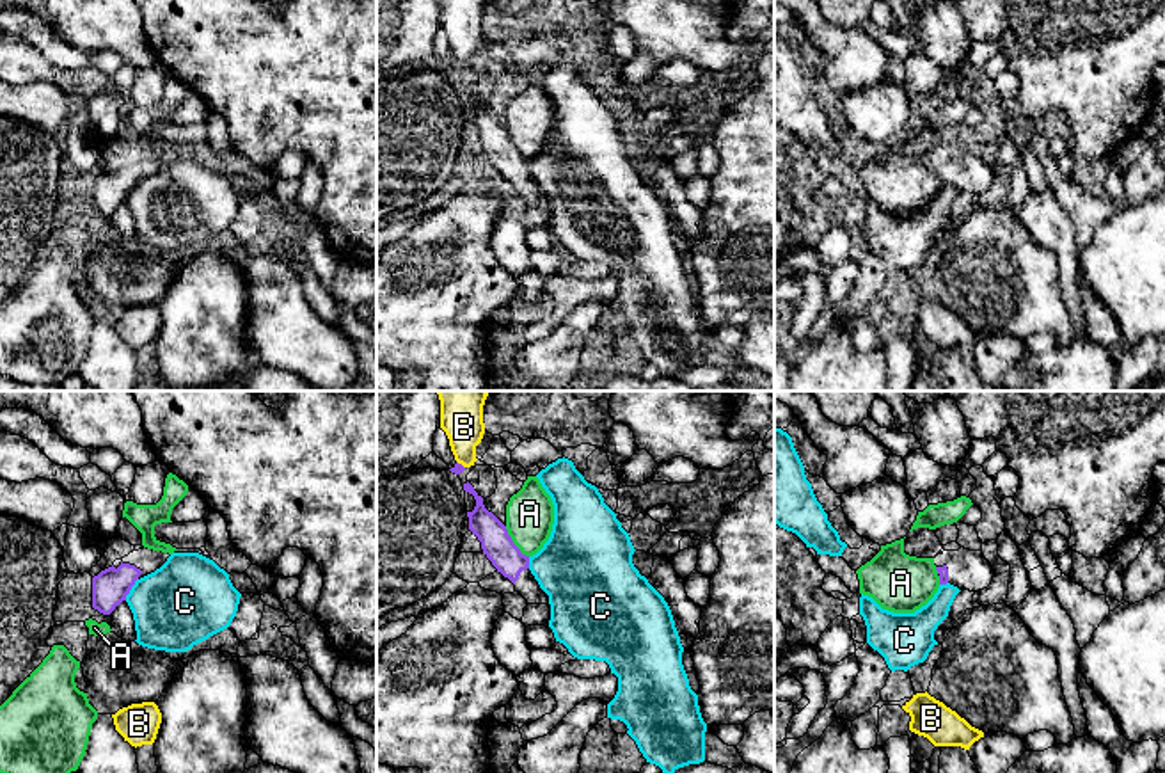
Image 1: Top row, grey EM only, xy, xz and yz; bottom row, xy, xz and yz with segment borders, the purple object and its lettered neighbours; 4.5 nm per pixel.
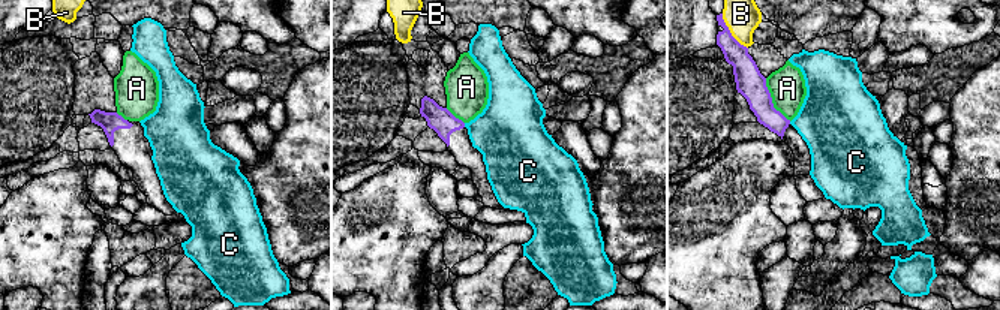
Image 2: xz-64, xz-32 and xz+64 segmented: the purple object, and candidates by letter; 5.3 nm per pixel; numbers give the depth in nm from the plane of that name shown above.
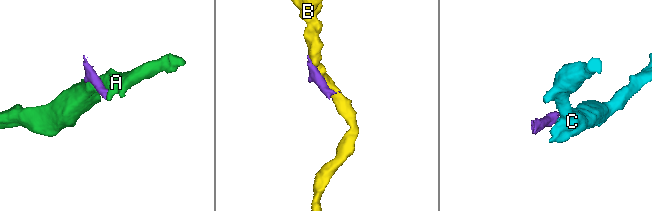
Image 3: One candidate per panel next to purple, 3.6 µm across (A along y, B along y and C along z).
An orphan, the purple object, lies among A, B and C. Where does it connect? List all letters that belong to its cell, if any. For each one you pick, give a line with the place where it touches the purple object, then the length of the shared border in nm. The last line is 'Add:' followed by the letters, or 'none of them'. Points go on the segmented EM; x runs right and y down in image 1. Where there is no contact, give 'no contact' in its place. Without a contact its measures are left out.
Add: none of them

